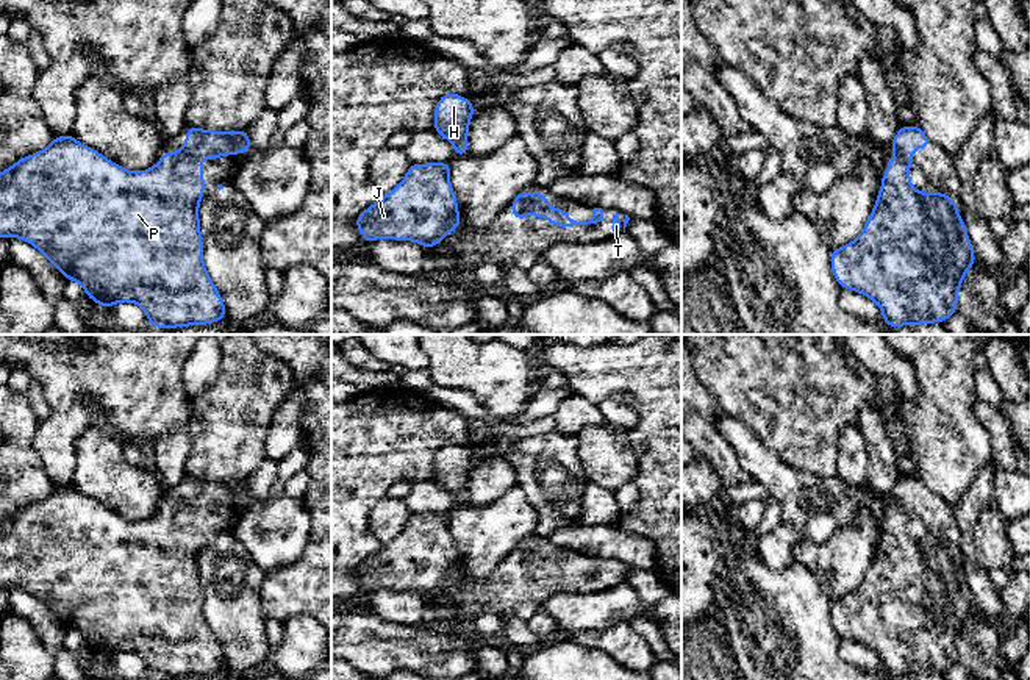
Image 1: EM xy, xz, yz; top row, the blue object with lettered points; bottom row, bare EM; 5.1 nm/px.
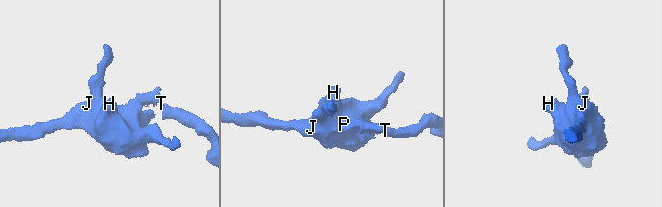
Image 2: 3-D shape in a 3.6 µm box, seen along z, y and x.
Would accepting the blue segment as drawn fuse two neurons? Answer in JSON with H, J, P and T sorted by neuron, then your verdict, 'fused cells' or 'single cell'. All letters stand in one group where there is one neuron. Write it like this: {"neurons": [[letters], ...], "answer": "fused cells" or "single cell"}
{"neurons": [["H", "J", "P", "T"]], "answer": "single cell"}

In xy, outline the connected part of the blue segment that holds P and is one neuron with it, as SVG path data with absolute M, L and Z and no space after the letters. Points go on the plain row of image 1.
M188 475L186 494L180 496L180 503L164 502L161 510L152 519L128 522L122 516L105 508L100 502L78 492L72 483L67 486L55 486L48 497L38 503L20 508L16 514L9 516L0 524L0 588L9 589L16 586L25 589L42 605L45 605L66 630L70 628L78 632L86 641L88 649L97 652L105 660L119 652L133 652L145 661L150 677L163 680L219 672L227 666L227 660L220 642L214 636L203 614L203 589L200 585L198 553L205 547L203 539L206 535L203 531L203 516L198 510L245 503L252 497L253 496L249 489L249 480L214 481Z

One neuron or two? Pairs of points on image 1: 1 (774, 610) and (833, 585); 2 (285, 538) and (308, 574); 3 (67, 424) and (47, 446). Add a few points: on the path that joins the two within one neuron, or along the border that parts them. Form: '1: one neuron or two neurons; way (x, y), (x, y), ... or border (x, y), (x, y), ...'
1: two neurons; border (797, 563), (816, 579), (819, 588), (830, 601)
2: two neurons; border (311, 522), (303, 552), (266, 574)
3: one neuron; way (63, 429), (52, 441)

